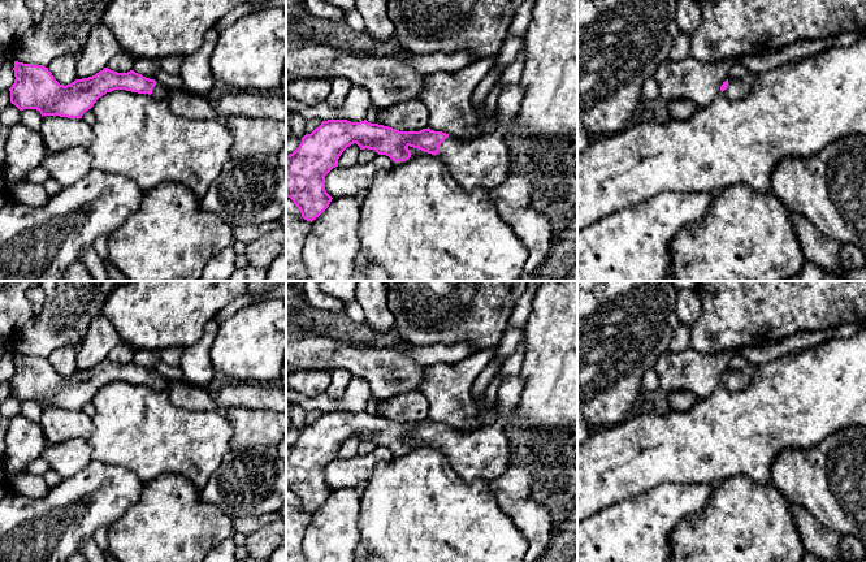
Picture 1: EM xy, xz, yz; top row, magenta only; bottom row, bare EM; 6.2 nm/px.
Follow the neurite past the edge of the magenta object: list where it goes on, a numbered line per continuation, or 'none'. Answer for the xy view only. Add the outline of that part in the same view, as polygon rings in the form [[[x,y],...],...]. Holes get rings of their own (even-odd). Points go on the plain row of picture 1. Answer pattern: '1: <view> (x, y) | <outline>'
1: xy (159, 383) | [[[156,372],[156,376],[152,380],[151,388],[153,390],[164,390],[164,392],[166,392],[168,388],[169,388],[169,384],[170,384],[169,379],[165,379],[163,375],[160,375],[160,373]]]

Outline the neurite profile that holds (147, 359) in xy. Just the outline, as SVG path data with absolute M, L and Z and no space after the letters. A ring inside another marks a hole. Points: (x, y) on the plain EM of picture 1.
M137 350L133 362L146 369L155 371L156 363L161 360L156 350Z

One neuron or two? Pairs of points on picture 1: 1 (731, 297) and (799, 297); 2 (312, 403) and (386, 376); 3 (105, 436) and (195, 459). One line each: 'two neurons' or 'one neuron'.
1: one neuron
2: two neurons
3: one neuron

